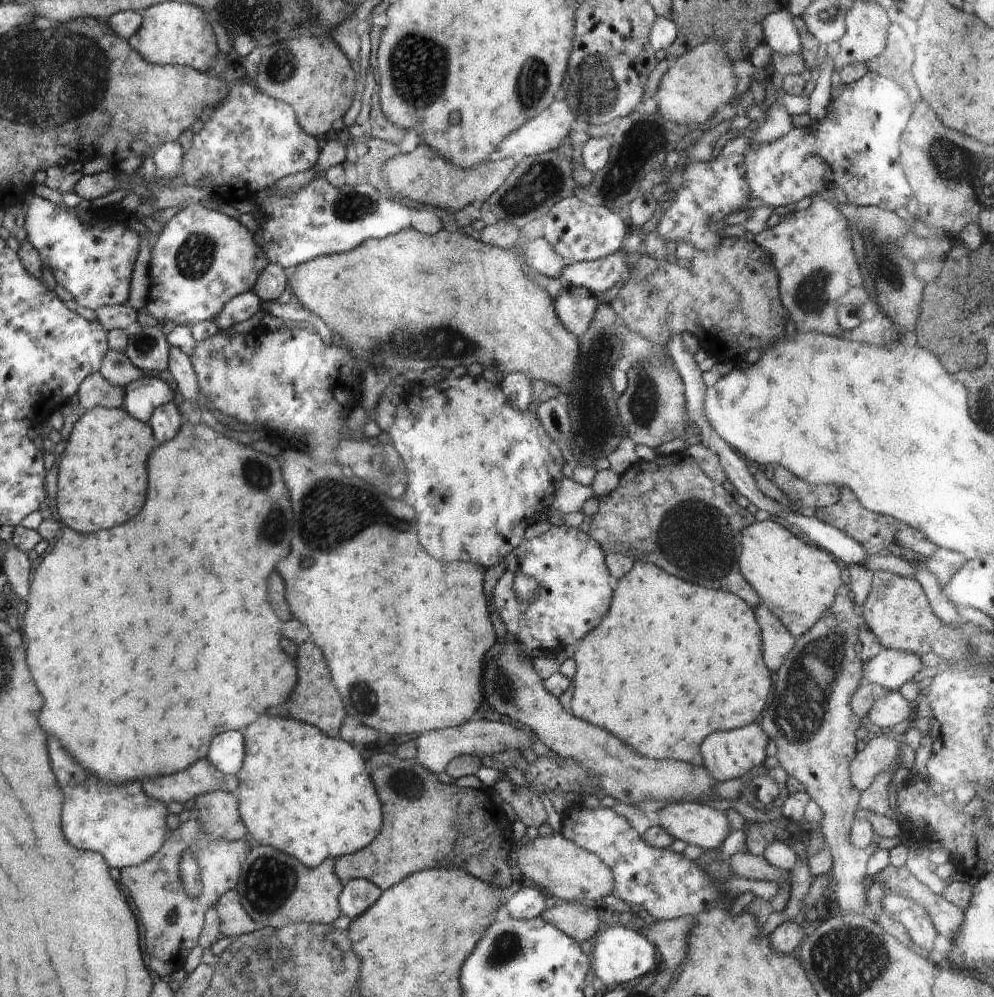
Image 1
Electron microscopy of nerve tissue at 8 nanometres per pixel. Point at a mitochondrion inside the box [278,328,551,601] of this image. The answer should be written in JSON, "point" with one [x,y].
{"point":[331,510]}

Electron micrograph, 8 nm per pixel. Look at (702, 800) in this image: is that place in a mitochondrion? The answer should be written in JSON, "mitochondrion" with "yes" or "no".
{"mitochondrion":"no"}

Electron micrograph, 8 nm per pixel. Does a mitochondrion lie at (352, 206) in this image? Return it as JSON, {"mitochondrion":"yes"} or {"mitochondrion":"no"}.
{"mitochondrion":"yes"}

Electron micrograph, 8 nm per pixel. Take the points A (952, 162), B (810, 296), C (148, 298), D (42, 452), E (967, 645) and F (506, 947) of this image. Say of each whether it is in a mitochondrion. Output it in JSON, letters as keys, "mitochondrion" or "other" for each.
{"A":"mitochondrion","B":"mitochondrion","C":"other","D":"other","E":"mitochondrion","F":"mitochondrion"}

